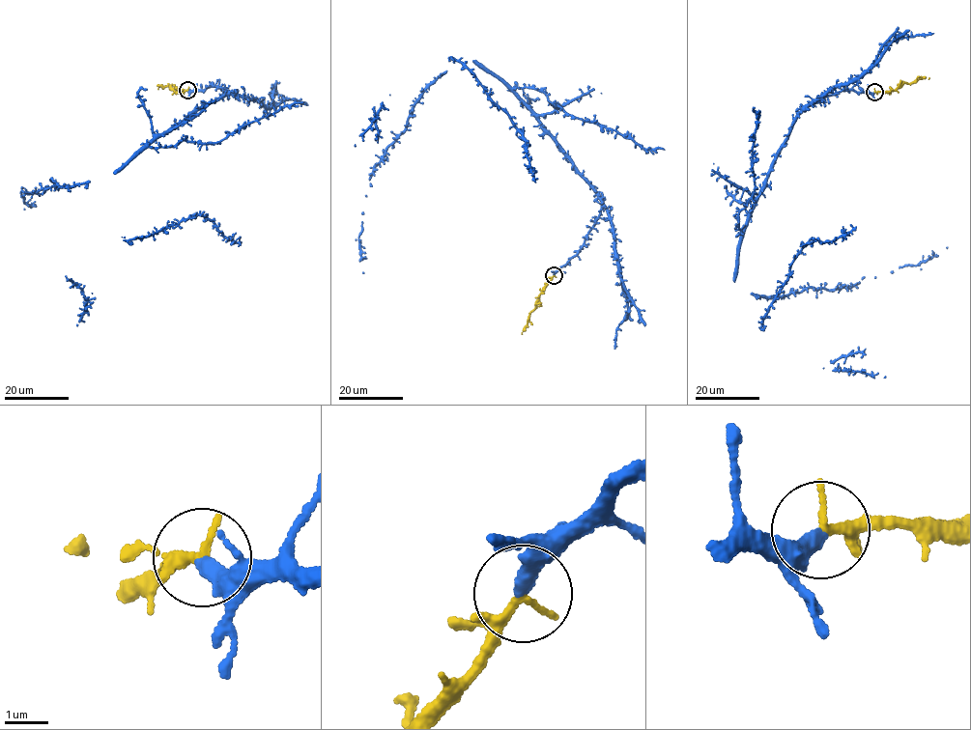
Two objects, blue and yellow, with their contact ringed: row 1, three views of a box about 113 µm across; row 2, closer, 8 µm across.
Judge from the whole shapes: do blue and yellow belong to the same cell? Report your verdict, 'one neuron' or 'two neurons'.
one neuron

